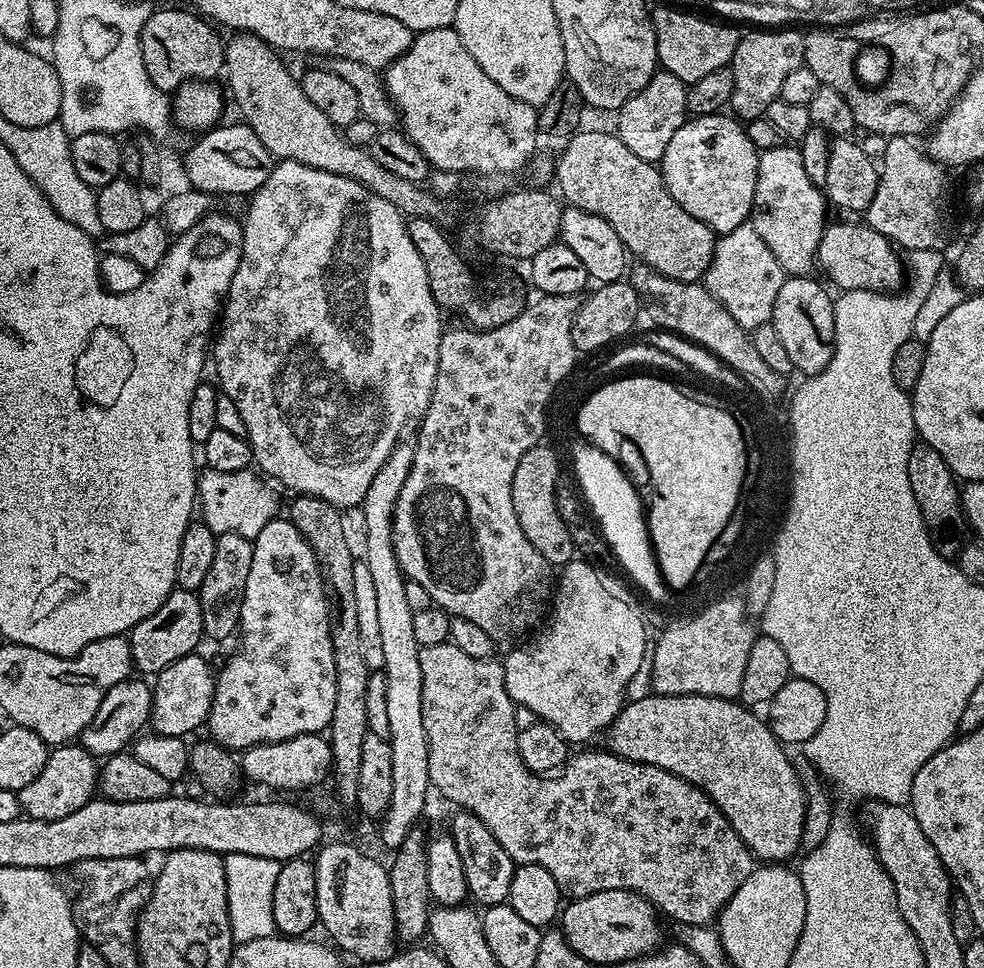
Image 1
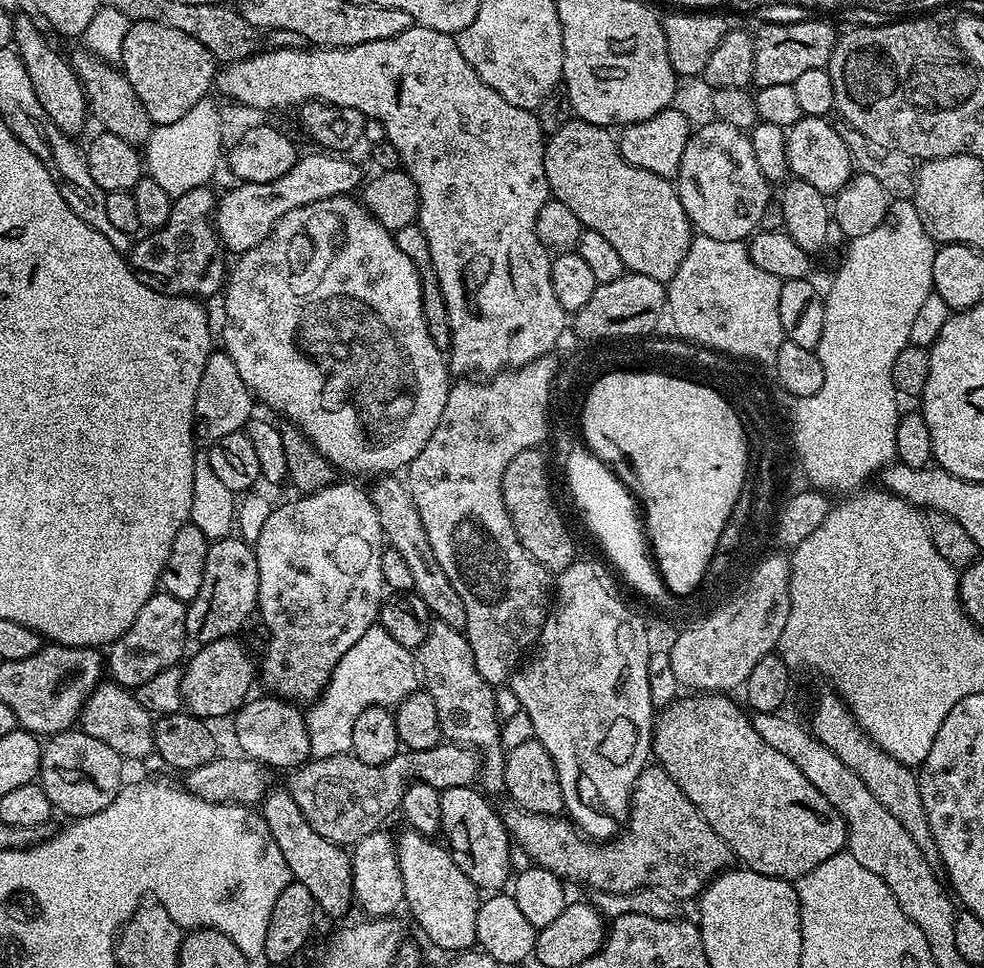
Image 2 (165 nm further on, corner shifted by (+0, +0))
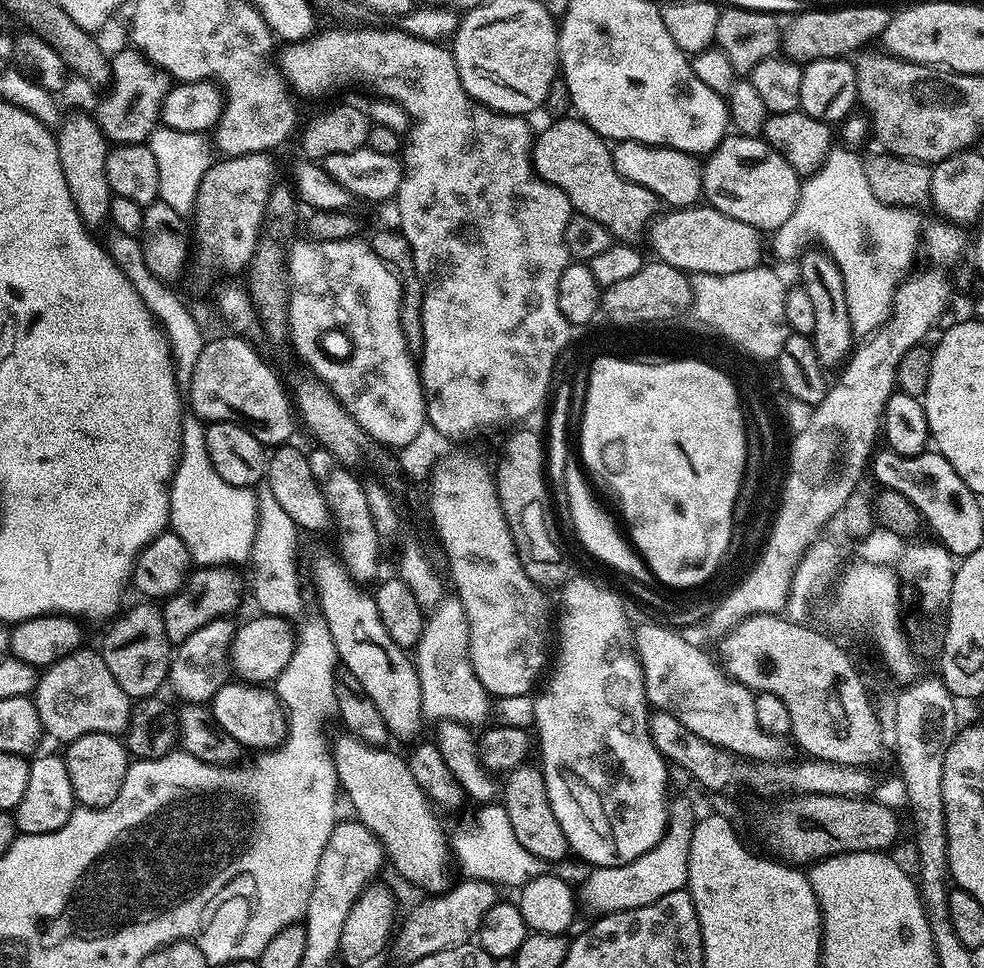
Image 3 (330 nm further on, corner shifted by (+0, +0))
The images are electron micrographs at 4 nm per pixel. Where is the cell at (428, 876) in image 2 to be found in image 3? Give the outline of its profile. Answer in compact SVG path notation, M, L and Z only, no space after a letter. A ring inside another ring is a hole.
M341 734L335 737L330 751L332 761L336 767L336 779L339 787L348 795L348 800L352 803L355 819L365 824L367 828L380 839L380 844L384 848L384 854L389 865L396 867L396 872L404 880L409 880L416 888L425 888L425 893L439 894L447 892L450 887L448 880L448 867L453 867L454 856L450 851L450 836L444 833L444 828L440 825L440 820L436 817L437 809L426 792L418 786L414 780L411 770L408 768L408 761L404 756L395 756L384 746L373 746L363 744L354 736Z

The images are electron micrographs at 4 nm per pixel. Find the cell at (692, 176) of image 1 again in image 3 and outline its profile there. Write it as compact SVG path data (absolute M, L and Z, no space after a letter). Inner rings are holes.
M739 134L725 135L724 141L703 161L702 171L703 199L722 214L738 218L738 222L746 222L760 229L761 233L775 233L782 222L794 214L801 177L796 175L790 162L769 148L763 139Z

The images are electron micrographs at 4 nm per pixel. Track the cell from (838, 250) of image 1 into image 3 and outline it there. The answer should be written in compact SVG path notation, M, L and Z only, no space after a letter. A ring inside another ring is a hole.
M693 206L691 208L677 208L665 211L659 215L650 226L650 237L652 236L652 248L656 251L657 261L669 264L678 269L679 272L693 274L726 275L737 274L739 271L750 271L759 268L766 252L766 240L760 229L750 226L746 222L738 222L738 218L730 218L711 206Z

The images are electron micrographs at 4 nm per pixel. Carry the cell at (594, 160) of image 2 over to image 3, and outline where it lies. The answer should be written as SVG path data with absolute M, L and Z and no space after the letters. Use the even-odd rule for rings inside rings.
M565 118L545 123L545 128L539 129L532 142L532 167L546 182L558 186L566 198L570 198L573 209L586 218L594 218L594 222L602 222L606 230L616 242L636 242L640 235L649 231L650 225L658 216L658 201L656 195L646 186L638 186L618 174L614 170L612 149L609 141L598 135L590 125L579 118Z

